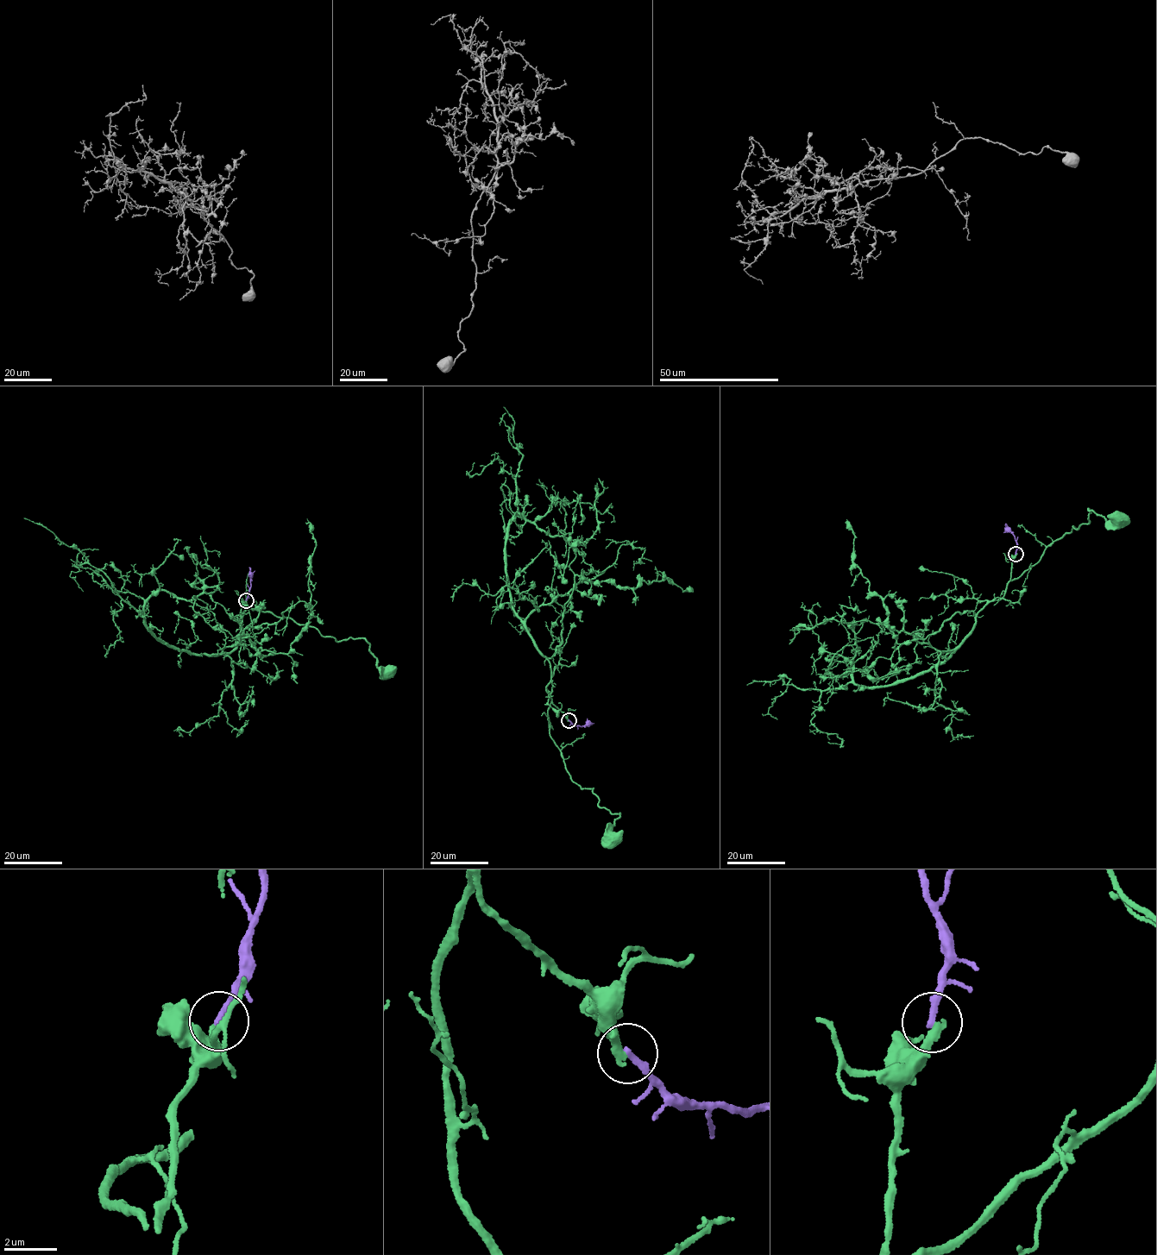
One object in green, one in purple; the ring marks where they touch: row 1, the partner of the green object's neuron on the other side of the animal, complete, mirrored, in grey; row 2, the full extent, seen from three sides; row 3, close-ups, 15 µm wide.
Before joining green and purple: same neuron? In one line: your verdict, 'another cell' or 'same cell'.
another cell

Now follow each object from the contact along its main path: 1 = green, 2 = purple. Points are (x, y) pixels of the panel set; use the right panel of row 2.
1: (1015, 554), (1009, 582), (1039, 562), (1072, 526), (1088, 523), (1088, 509), (1109, 522), (1117, 519)
2: (1015, 553), (1016, 540), (1006, 523)

